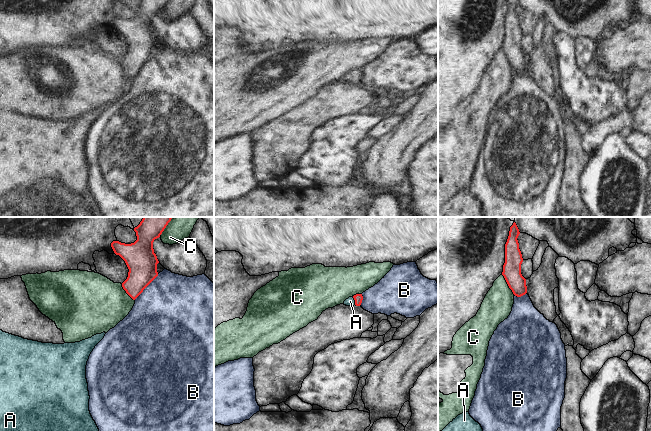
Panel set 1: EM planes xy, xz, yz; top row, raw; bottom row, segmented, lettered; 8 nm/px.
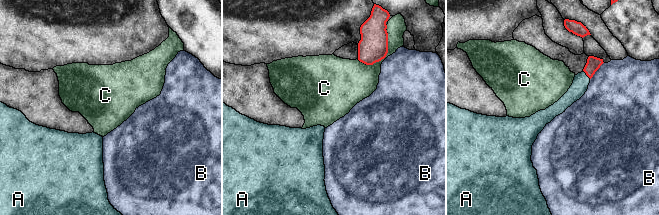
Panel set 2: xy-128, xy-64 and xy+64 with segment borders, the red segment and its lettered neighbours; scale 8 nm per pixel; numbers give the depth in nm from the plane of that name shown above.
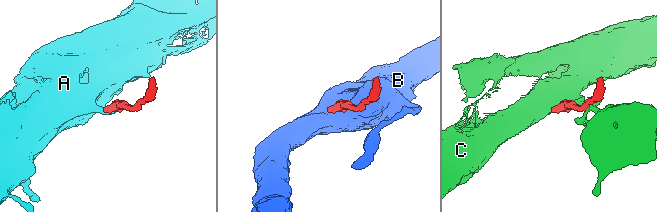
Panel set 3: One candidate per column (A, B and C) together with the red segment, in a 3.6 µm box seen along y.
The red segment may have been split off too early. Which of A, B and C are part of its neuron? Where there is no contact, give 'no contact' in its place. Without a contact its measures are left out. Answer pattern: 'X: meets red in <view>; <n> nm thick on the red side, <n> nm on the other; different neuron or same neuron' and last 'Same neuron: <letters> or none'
A: meets red in xz; 70 nm thick on the red side, 70 nm on the other; same neuron
B: meets red in xy; 240 nm thick on the red side, 500 nm on the other; different neuron
C: meets red in yz; 140 nm thick on the red side, 240 nm on the other; different neuron
Same neuron: A

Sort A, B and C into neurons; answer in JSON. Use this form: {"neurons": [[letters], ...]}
{"neurons": [["A"], ["B"], ["C"]]}

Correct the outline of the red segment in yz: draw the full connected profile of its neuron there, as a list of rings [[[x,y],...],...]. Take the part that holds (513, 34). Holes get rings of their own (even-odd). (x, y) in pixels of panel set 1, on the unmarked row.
[[[513,0],[510,3],[509,12],[505,20],[505,39],[502,48],[509,64],[517,73],[527,69],[526,55],[521,50],[523,34],[517,16],[519,10],[517,1]]]

